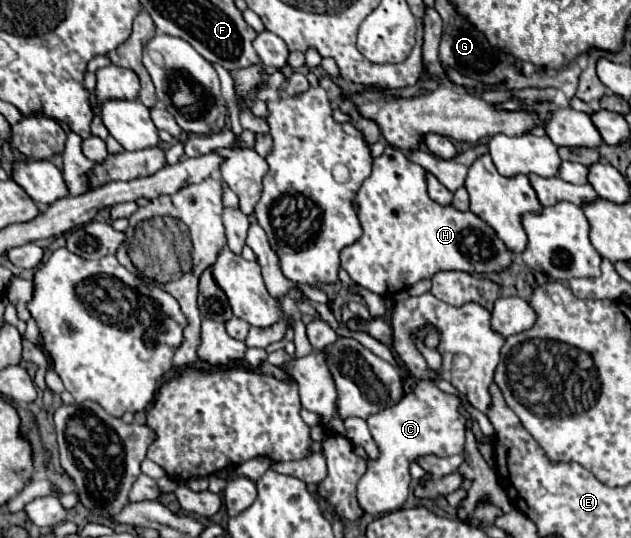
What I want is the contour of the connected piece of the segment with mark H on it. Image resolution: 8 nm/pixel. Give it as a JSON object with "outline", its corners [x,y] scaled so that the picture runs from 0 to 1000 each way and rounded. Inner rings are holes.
{"outline":[[[613,270],[607,288],[591,299],[591,322],[578,333],[563,370],[569,385],[569,414],[575,437],[540,467],[540,496],[572,533],[613,552],[629,541],[642,541],[667,519],[683,519],[696,504],[737,504],[746,511],[794,507],[810,496],[816,470],[788,441],[788,433],[753,396],[727,392],[718,381],[696,381],[683,374],[674,344],[674,314],[645,299],[642,284]]]}

